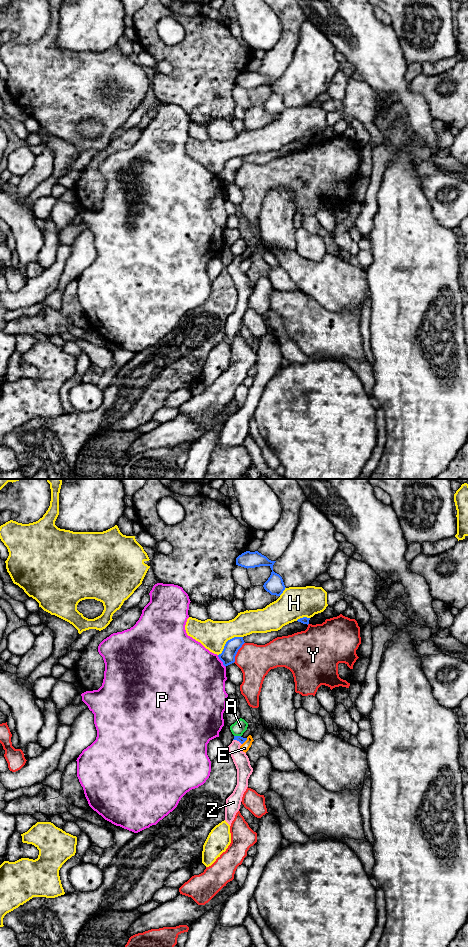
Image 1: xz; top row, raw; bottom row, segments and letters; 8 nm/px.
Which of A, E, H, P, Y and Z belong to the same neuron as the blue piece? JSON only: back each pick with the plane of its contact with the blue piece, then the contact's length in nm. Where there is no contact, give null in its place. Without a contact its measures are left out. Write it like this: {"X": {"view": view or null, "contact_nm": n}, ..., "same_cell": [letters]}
{"Z": {"view": "xz", "contact_nm": 80}, "same_cell": ["Z"]}

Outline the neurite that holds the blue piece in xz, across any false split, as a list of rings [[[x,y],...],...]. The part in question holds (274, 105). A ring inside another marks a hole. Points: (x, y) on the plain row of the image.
[[[246,71],[236,78],[236,85],[244,88],[255,88],[260,86],[269,86],[272,90],[270,97],[264,103],[264,109],[271,115],[280,116],[285,110],[282,97],[273,91],[273,85],[276,81],[269,80],[258,71]]]

